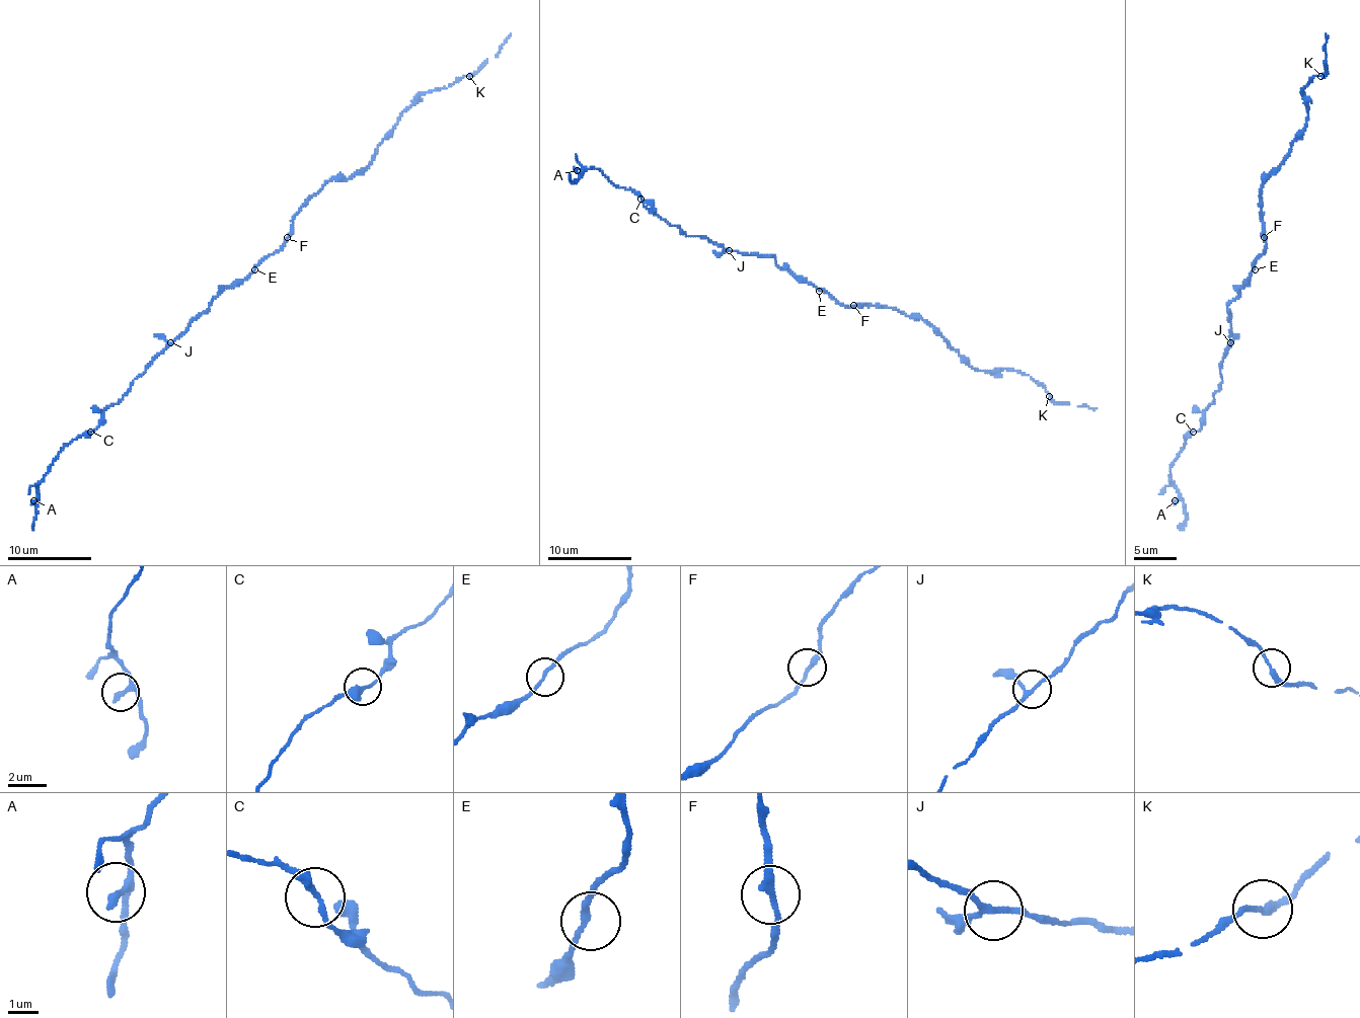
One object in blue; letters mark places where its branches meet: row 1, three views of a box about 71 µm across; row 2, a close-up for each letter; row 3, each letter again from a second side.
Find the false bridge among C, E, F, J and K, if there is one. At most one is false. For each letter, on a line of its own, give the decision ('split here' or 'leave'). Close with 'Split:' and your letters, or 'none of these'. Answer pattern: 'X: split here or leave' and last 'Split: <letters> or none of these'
C: leave
E: leave
F: leave
J: leave
K: leave
Split: none of these

